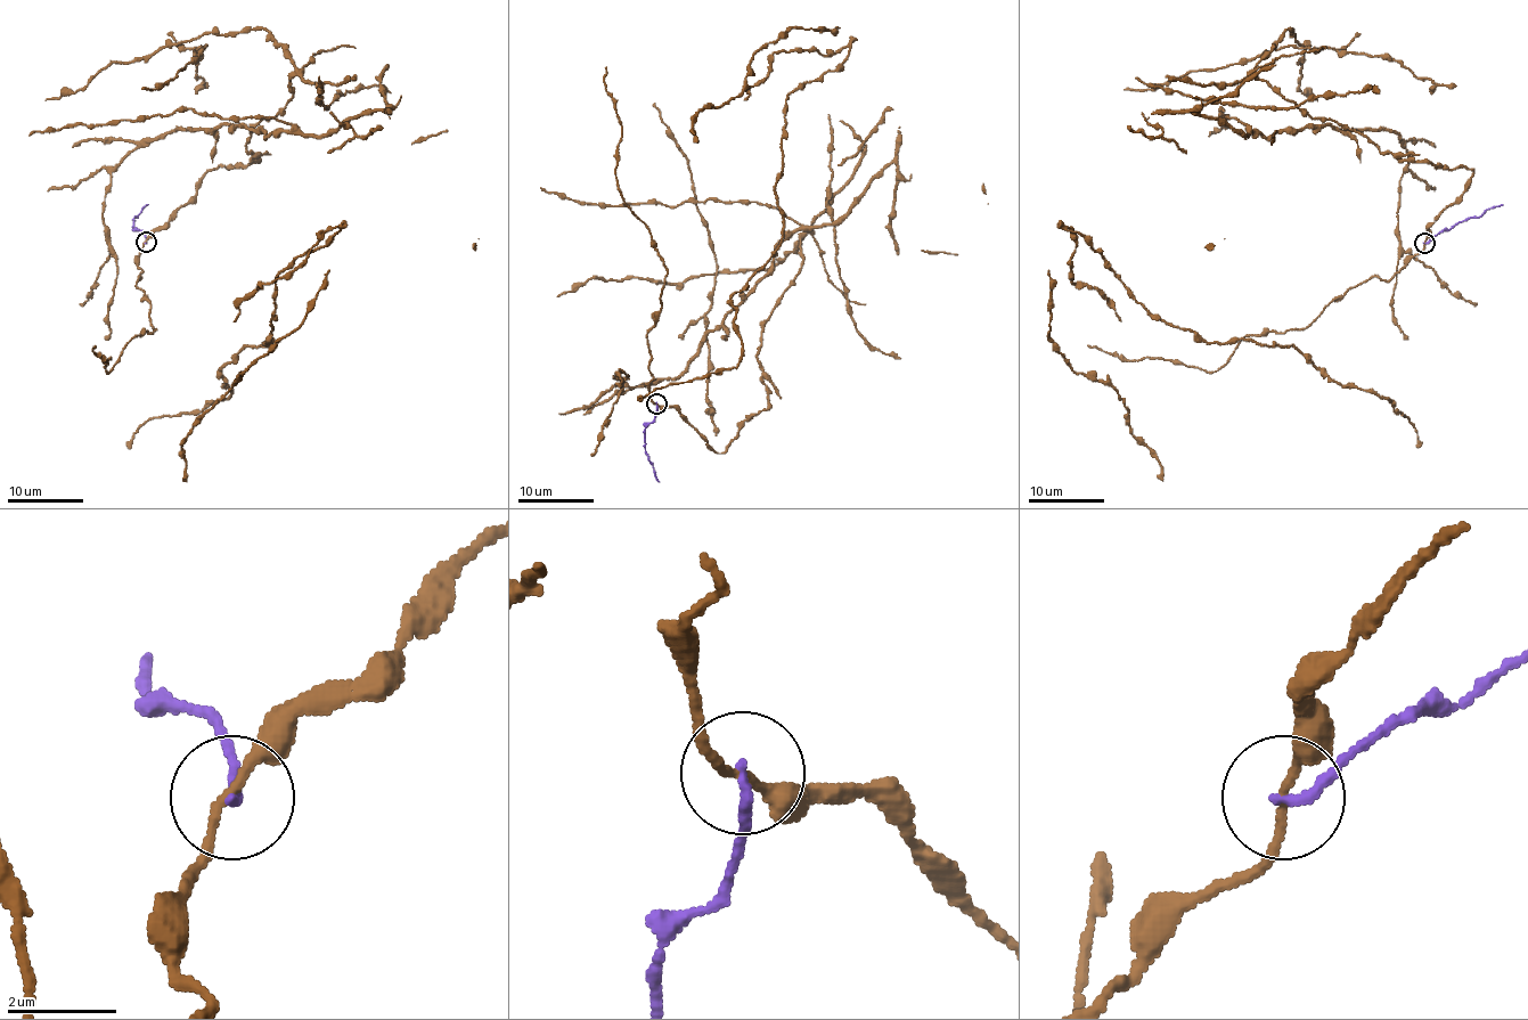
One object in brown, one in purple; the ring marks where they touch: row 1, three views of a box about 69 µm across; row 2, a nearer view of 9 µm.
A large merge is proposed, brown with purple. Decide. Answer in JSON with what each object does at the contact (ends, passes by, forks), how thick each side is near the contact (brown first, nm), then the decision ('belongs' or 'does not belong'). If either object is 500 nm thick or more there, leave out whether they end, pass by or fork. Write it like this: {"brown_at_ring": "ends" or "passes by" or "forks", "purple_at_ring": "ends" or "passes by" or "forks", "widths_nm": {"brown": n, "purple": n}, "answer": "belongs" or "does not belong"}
{"brown_at_ring": "passes by", "purple_at_ring": "ends", "widths_nm": {"brown": 140, "purple": 190}, "answer": "does not belong"}

